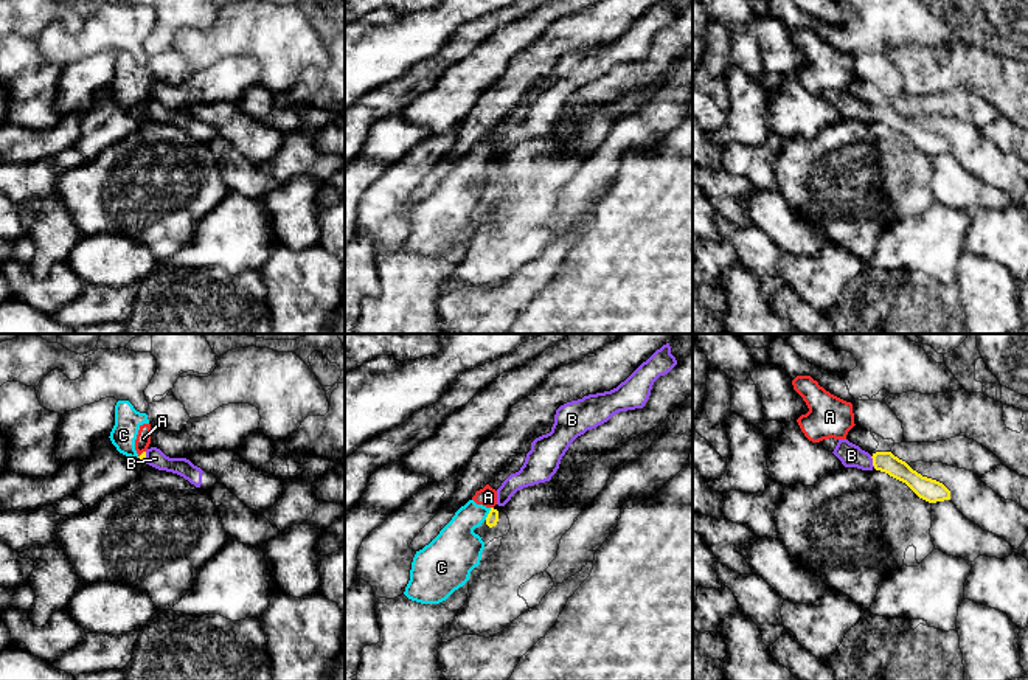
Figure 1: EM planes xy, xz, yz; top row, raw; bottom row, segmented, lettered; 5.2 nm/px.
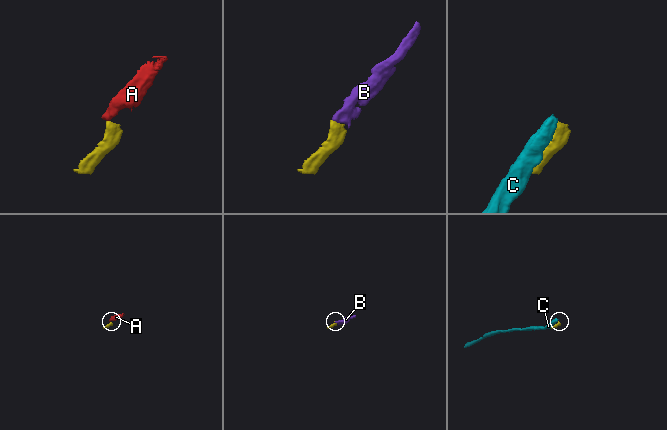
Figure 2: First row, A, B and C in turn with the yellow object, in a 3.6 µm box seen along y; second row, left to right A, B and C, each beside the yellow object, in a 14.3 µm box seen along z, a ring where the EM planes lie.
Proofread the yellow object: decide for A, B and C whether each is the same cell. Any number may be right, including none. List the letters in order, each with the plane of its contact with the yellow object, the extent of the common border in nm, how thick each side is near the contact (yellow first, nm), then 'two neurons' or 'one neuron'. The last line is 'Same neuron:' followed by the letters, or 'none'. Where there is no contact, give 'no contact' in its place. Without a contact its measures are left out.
A: xy | 50 nm | 40/80 nm | two neurons
B: yz | 60 nm | 110/120 nm | one neuron
C: xz | 70 nm | 60/260 nm | two neurons
Same neuron: B

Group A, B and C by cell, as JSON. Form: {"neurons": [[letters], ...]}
{"neurons": [["A", "C"], ["B"]]}

